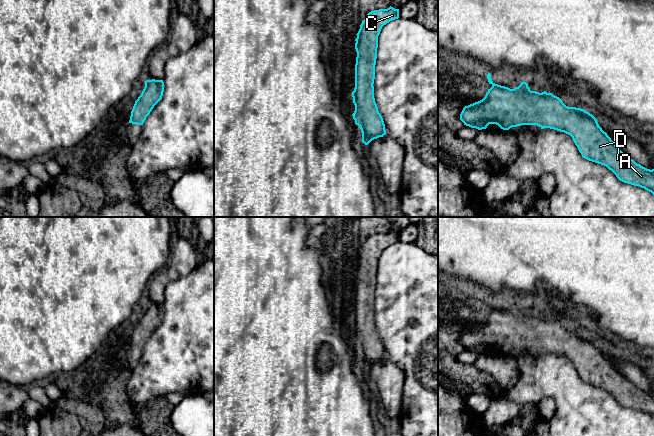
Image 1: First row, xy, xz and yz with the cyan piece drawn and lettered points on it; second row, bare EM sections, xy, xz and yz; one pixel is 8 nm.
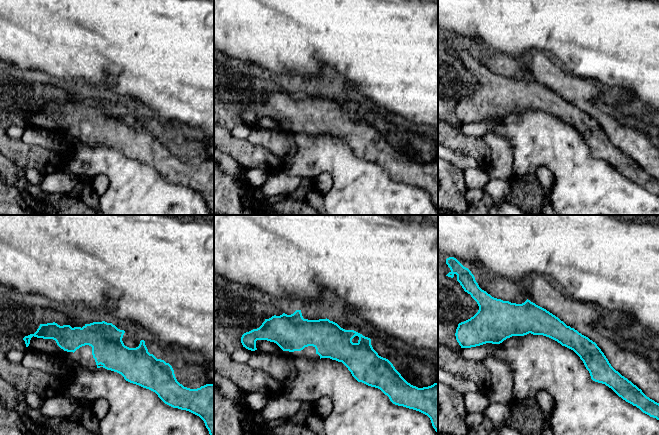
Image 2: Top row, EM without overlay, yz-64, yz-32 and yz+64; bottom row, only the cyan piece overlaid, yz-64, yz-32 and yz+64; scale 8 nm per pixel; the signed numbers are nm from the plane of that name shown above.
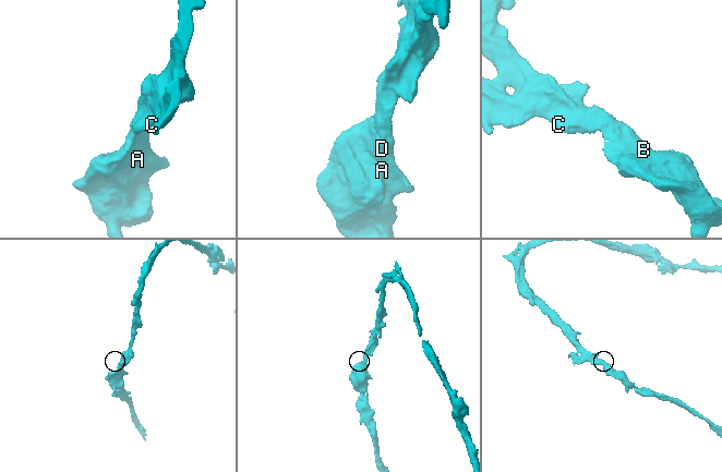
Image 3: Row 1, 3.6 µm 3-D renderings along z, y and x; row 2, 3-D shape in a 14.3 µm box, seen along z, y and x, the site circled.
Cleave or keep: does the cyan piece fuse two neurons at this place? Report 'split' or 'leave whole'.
leave whole

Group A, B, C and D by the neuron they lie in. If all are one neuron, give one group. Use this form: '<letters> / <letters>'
A B C D

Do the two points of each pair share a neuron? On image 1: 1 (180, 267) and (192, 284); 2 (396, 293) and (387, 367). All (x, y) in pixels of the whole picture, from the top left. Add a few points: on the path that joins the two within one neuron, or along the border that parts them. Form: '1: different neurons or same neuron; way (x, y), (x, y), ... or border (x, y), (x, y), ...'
1: different neurons; border (201, 257), (189, 272), (173, 275), (165, 286)
2: different neurons; border (386, 356), (402, 371), (404, 376)

